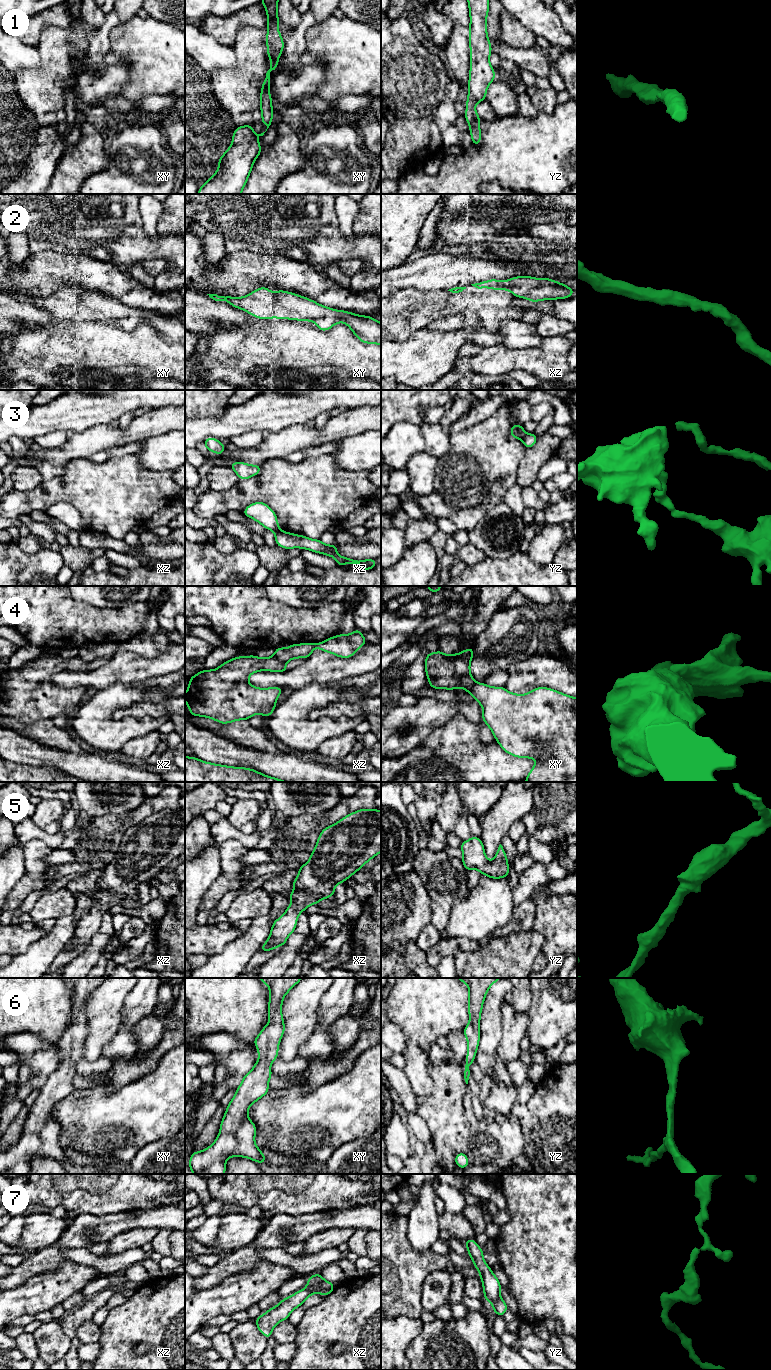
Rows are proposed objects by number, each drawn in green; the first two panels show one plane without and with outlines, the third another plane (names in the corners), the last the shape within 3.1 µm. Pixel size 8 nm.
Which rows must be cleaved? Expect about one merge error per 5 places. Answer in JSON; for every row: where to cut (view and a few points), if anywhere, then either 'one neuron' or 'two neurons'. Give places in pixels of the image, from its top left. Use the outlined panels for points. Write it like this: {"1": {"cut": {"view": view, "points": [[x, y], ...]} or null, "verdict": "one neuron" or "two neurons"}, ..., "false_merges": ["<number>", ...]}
{"1": {"cut": null, "verdict": "one neuron"}, "2": {"cut": null, "verdict": "one neuron"}, "3": {"cut": {"view": "yz", "points": [[525, 433], [521, 439]]}, "verdict": "two neurons"}, "4": {"cut": {"view": "xz", "points": [[274, 655], [284, 663]]}, "verdict": "two neurons"}, "5": {"cut": null, "verdict": "one neuron"}, "6": {"cut": null, "verdict": "one neuron"}, "7": {"cut": {"view": "xz", "points": [[324, 1280], [306, 1287]]}, "verdict": "two neurons"}, "false_merges": ["3", "4", "7"]}

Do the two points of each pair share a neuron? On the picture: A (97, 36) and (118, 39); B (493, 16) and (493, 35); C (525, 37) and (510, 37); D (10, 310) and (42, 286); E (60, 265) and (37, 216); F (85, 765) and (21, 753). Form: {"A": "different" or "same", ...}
{"A": "different", "B": "same", "C": "same", "D": "different", "E": "different", "F": "same"}

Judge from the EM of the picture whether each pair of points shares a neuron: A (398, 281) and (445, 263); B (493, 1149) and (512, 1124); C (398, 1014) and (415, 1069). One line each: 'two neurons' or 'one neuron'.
A: one neuron
B: one neuron
C: one neuron

